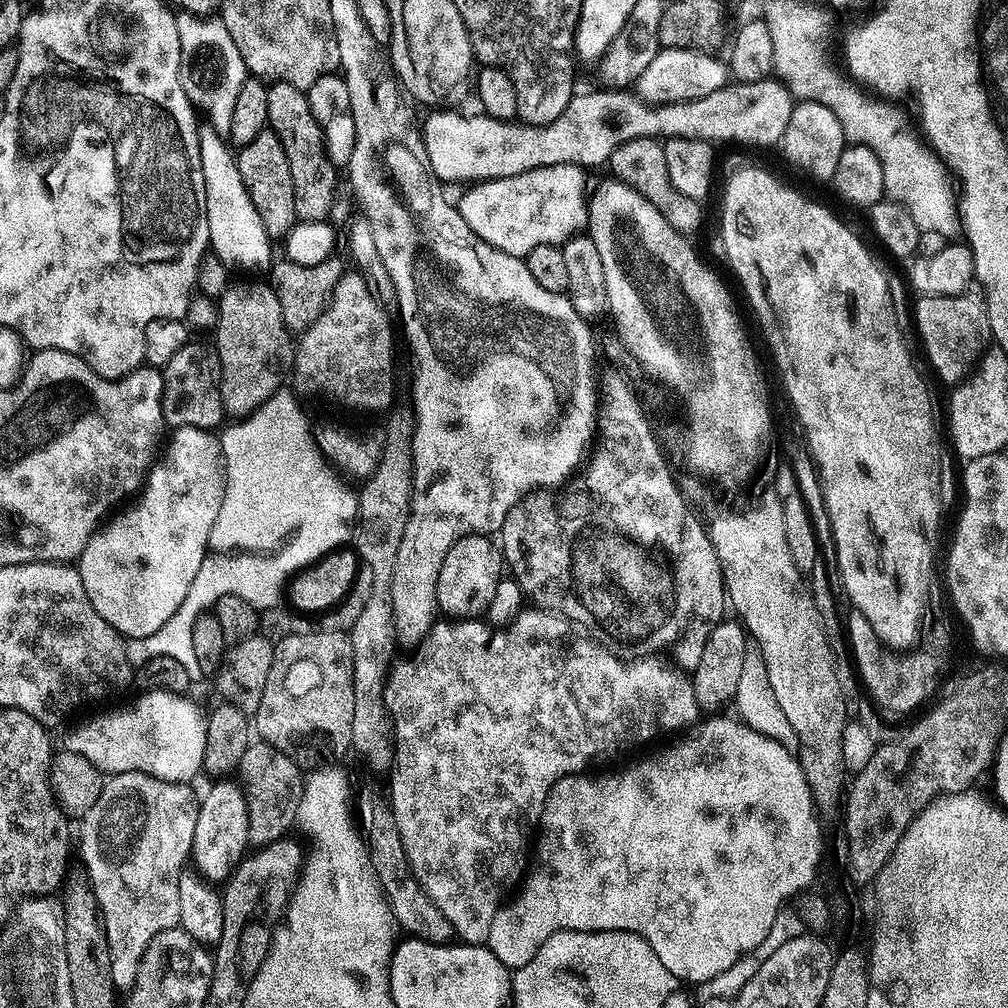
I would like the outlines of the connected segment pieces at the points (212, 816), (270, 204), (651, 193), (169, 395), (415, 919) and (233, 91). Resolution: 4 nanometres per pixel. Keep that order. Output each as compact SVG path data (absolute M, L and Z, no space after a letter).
M232 778L217 779L209 786L208 793L205 796L201 795L198 800L200 806L198 826L194 826L191 857L194 859L195 867L200 874L210 882L217 882L216 880L220 880L219 882L227 881L233 869L236 868L250 848L248 839L248 799L244 797L243 787L237 781L236 784L232 781Z
M265 130L254 138L254 142L243 145L235 153L238 171L242 176L242 182L245 183L246 190L254 207L258 210L258 215L262 218L262 225L265 226L266 234L271 238L283 238L288 235L288 231L298 223L296 211L294 210L294 178L290 178L290 162L286 162L286 150L282 148L282 142L278 134L271 130Z
M657 137L634 138L630 142L622 142L622 146L610 154L607 167L612 168L611 175L615 179L638 190L638 194L642 194L642 198L646 198L646 202L650 202L650 206L654 206L654 210L658 210L658 214L662 214L662 218L674 226L674 230L685 234L699 230L701 201L686 198L672 188L670 174L666 174L664 146Z
M190 342L178 354L174 354L168 364L163 365L162 371L164 422L169 429L194 427L216 430L225 423L226 413L220 389L220 359L215 347L208 345L207 348L204 344Z
M364 788L360 792L360 801L355 801L354 812L358 817L358 828L362 833L364 847L368 853L368 862L372 866L384 897L388 900L390 910L394 914L397 925L404 928L409 937L425 940L431 944L447 944L454 933L450 922L446 922L446 914L434 906L434 902L426 894L426 890L411 876L410 862L406 858L406 850L402 850L402 834L398 834L398 822L394 822L392 805L376 788Z
M188 16L179 26L180 77L189 100L208 116L214 130L225 138L230 134L230 118L238 99L242 82L249 79L250 73L234 46L234 38L226 30L224 23L214 18Z

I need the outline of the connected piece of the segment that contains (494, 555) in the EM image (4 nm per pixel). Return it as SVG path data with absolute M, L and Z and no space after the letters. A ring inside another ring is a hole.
M467 536L454 546L450 546L450 554L446 554L446 562L442 562L442 574L436 587L436 607L448 618L480 618L487 613L490 598L494 598L494 586L502 578L500 571L505 571L503 555L495 543L487 536Z

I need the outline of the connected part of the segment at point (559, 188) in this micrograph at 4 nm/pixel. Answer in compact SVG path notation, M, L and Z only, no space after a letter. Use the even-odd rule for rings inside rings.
M559 164L558 166L542 166L529 172L523 172L510 178L498 178L497 180L482 180L465 187L458 199L459 212L478 234L490 246L502 250L511 256L527 258L534 246L543 244L563 245L570 236L577 235L588 223L588 196L586 188L584 192L585 169L579 164Z

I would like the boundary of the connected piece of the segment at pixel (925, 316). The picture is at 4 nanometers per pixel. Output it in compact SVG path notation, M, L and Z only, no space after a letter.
M969 290L953 296L920 296L914 304L914 328L920 331L924 352L932 368L948 383L955 386L972 375L981 356L988 351L992 340L986 302L979 291Z

